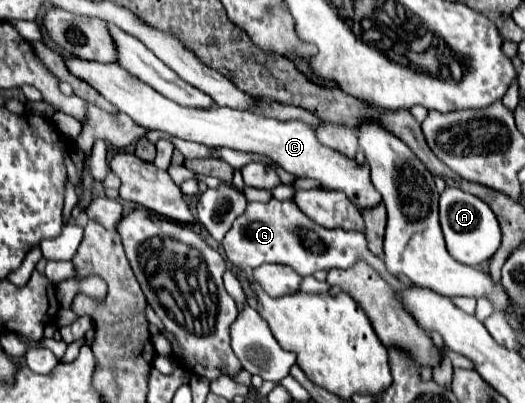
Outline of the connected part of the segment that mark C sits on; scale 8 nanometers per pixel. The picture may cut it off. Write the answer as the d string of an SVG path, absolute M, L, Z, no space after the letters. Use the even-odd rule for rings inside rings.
M65 57L65 61L73 75L95 87L107 101L111 101L121 113L127 113L141 127L157 129L171 137L197 141L209 147L229 147L245 153L265 155L295 177L311 177L319 181L323 189L343 191L357 209L373 209L381 203L381 195L375 191L369 179L369 165L357 163L355 159L349 159L337 151L329 151L329 147L321 147L315 131L301 121L279 123L277 119L265 119L249 111L233 111L227 107L213 107L213 111L181 107L157 93L153 87L141 83L137 77L129 75L119 63L105 65L75 57Z

